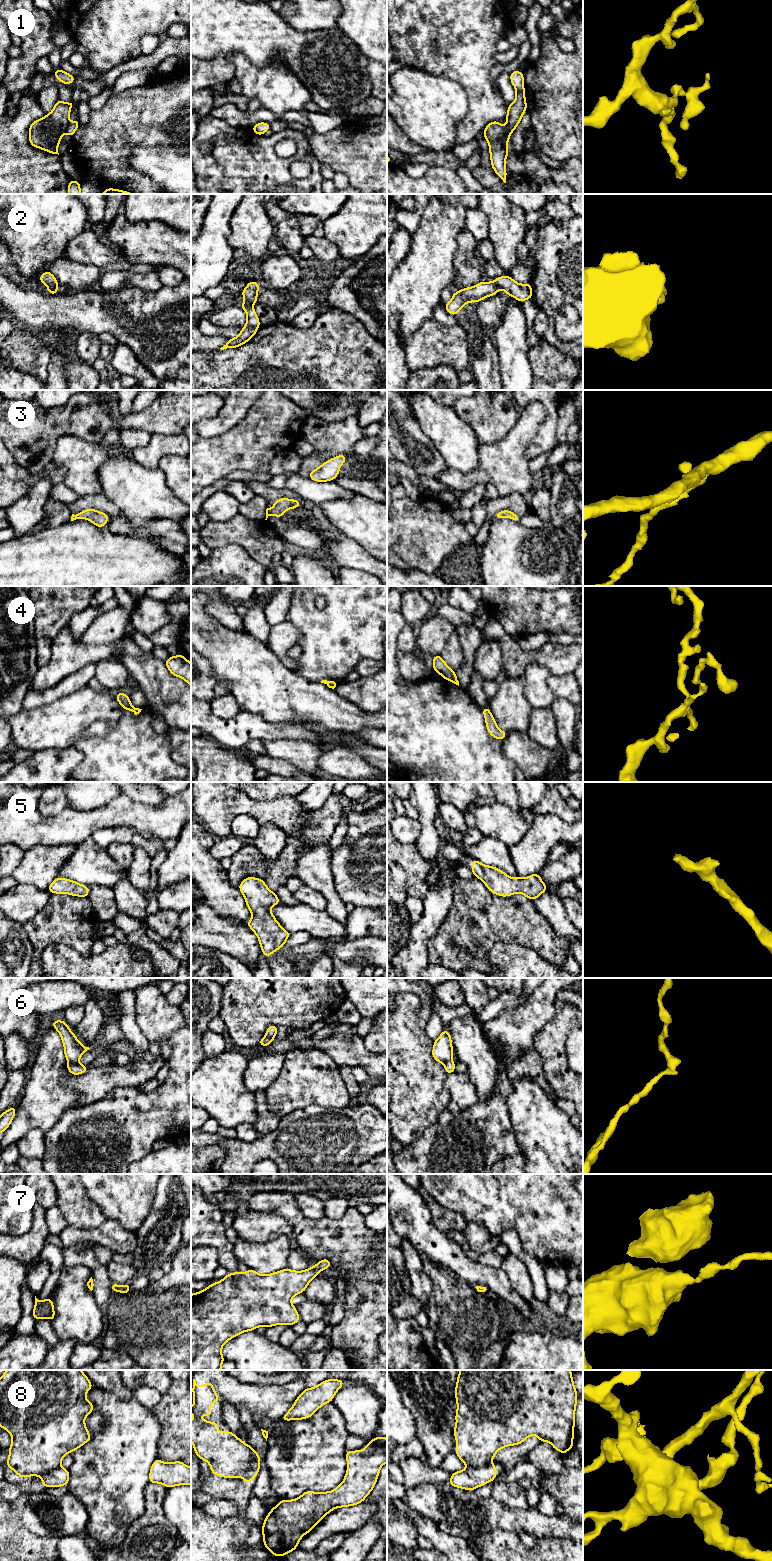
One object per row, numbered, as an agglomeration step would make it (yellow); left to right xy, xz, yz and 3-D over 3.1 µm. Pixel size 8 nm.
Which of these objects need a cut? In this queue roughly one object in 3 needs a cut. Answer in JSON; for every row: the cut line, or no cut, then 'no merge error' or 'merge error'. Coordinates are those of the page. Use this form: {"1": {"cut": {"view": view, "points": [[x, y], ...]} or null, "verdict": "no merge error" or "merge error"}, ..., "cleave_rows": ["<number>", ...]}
{"1": {"cut": null, "verdict": "no merge error"}, "2": {"cut": {"view": "xy", "points": [[57, 283], [48, 288]]}, "verdict": "merge error"}, "3": {"cut": null, "verdict": "no merge error"}, "4": {"cut": null, "verdict": "no merge error"}, "5": {"cut": null, "verdict": "no merge error"}, "6": {"cut": {"view": "xy", "points": [[68, 1061], [77, 1063]]}, "verdict": "merge error"}, "7": {"cut": null, "verdict": "no merge error"}, "8": {"cut": {"view": "xz", "points": [[252, 1450], [252, 1461], [244, 1475]]}, "verdict": "merge error"}, "cleave_rows": ["2", "6", "8"]}

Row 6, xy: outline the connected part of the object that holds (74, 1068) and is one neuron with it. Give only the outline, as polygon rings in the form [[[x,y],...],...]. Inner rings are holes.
[[[67,1062],[67,1069],[73,1075],[83,1074],[88,1070],[88,1067],[80,1063]]]

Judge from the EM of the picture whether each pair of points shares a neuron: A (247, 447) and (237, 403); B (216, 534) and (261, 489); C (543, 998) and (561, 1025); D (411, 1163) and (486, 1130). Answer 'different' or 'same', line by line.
A: different
B: different
C: different
D: same

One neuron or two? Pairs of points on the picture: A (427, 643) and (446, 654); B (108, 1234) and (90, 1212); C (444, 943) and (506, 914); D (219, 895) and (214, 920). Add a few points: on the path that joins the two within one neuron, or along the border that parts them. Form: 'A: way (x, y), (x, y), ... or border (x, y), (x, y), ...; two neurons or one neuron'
A: border (455, 631), (451, 633), (445, 647), (439, 654); two neurons
B: border (108, 1219), (94, 1227), (78, 1228); two neurons
C: way (459, 935), (465, 935), (486, 918), (490, 918); one neuron
D: border (204, 903), (217, 915), (226, 919); two neurons

